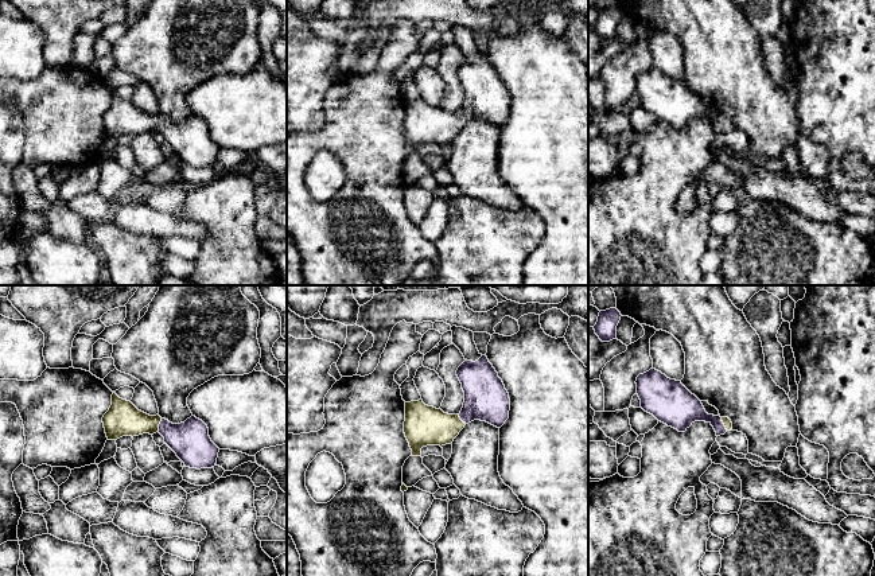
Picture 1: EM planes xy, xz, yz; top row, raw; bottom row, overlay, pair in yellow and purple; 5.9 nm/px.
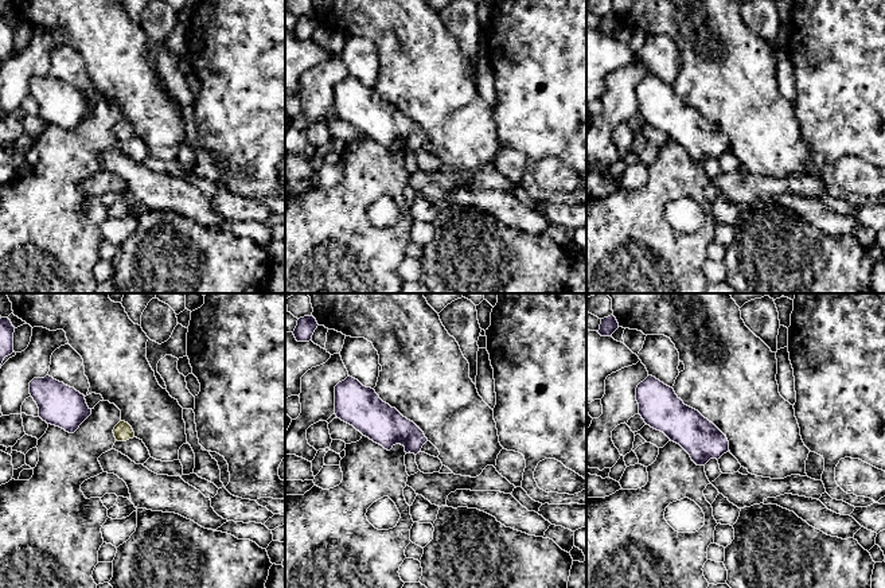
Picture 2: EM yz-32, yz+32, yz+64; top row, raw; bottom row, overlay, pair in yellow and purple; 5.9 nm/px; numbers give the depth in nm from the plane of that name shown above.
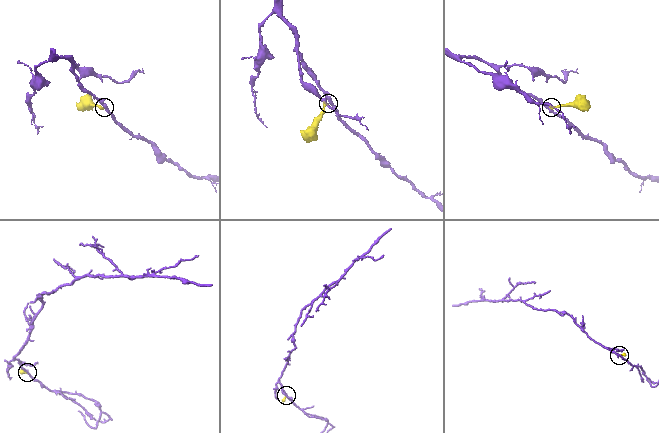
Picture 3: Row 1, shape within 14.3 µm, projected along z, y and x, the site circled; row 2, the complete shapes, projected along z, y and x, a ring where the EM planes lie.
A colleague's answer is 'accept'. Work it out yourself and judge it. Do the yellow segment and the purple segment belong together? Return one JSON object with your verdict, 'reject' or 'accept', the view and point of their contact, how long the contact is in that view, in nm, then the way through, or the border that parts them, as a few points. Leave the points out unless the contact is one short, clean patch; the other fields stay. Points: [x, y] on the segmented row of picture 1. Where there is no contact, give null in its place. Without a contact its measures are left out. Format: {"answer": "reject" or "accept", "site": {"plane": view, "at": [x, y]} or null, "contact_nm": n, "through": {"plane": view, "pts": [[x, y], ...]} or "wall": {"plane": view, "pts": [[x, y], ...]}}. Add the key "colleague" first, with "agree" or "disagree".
{"colleague": "agree", "answer": "accept", "site": {"plane": "xy", "at": [158, 425]}, "contact_nm": 90, "through": {"plane": "xy", "pts": [[123, 419], [158, 425], [190, 440]]}}

